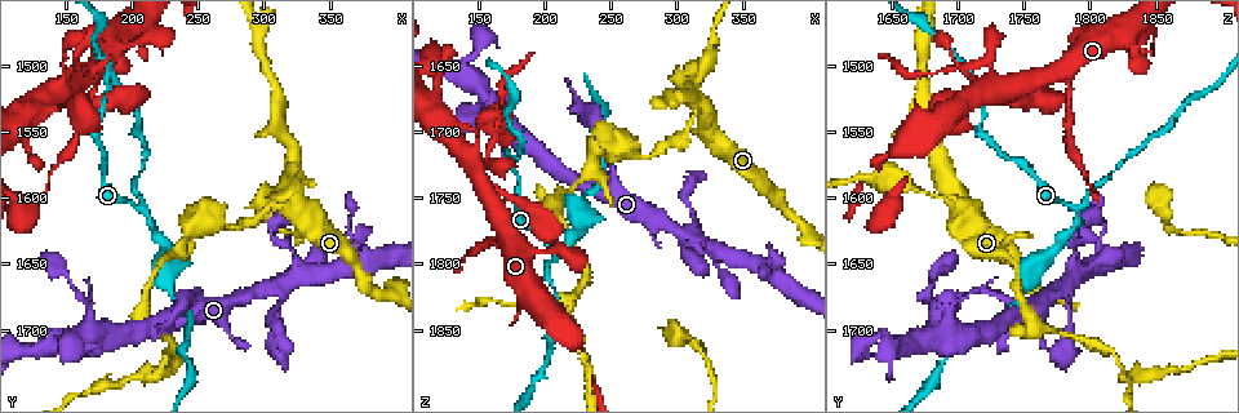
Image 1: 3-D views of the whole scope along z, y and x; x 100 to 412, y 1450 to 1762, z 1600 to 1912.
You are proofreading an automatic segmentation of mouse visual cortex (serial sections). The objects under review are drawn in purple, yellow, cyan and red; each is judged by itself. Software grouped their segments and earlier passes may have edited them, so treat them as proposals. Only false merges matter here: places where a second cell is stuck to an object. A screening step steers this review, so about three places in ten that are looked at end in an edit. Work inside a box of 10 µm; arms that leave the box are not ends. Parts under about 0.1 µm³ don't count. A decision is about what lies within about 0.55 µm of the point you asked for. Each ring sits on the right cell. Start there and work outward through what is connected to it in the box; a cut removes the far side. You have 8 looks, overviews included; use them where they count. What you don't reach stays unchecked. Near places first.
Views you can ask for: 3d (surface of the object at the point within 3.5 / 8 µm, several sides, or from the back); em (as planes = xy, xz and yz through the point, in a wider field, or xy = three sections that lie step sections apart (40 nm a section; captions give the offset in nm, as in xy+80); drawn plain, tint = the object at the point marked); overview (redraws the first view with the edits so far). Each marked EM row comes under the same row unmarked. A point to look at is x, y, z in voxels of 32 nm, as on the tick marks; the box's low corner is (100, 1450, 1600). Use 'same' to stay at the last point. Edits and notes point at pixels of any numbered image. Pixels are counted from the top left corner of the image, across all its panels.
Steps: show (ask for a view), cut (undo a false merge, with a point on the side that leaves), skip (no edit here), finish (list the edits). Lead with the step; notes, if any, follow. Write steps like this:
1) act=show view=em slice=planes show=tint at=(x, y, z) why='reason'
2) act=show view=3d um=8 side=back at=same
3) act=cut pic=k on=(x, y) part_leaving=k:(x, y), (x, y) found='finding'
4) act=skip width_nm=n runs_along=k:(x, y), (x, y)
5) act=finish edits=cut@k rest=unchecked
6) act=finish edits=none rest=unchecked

act=show view=3d um=3.5 at=(208, 1606, 1790) why='branch point'

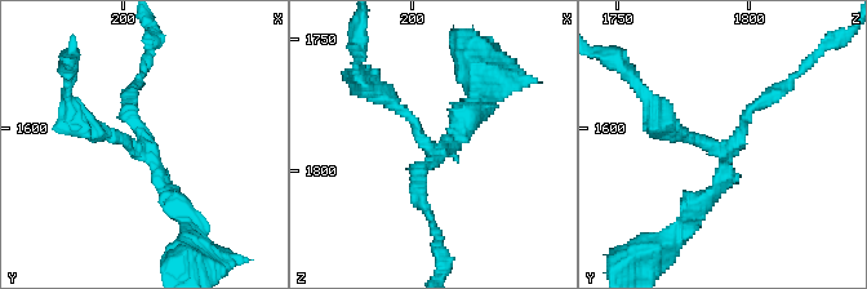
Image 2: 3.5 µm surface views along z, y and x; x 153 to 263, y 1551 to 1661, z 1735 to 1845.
act=show view=em slice=xy step=5 show=tint at=(207, 1608, 1793)

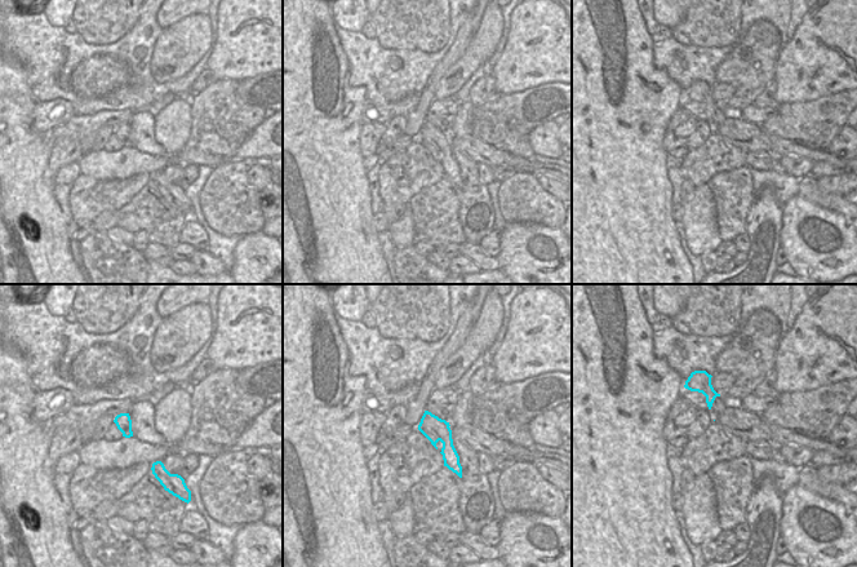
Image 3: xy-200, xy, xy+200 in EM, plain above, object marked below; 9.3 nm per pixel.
act=cut pic=2 on=(711, 195) part_leaving=2:(727, 154), (727, 174), (674, 238) found='a second cell is stuck on'

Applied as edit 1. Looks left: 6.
act=show view=overview

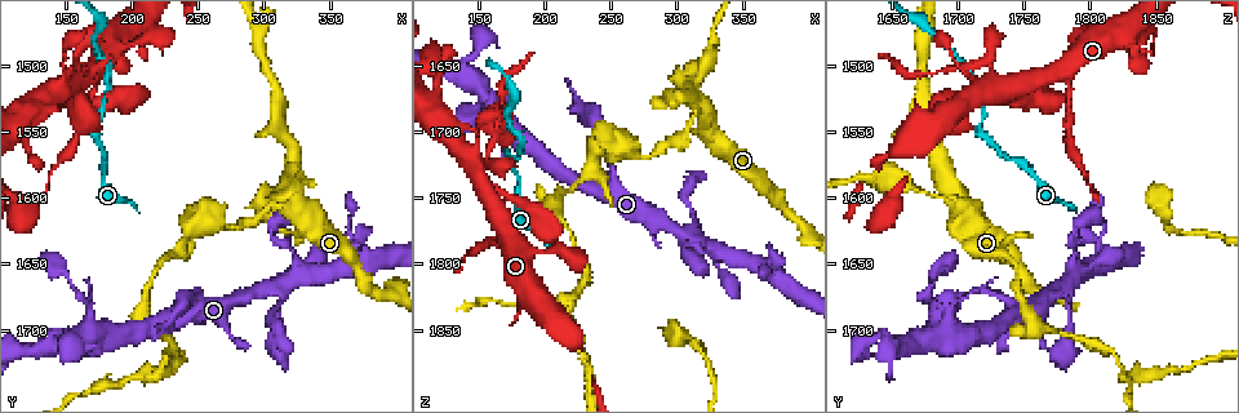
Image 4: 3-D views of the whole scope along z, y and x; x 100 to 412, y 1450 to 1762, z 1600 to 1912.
act=show view=3d um=8 at=(170, 1516, 1784) why='thick turns thin'

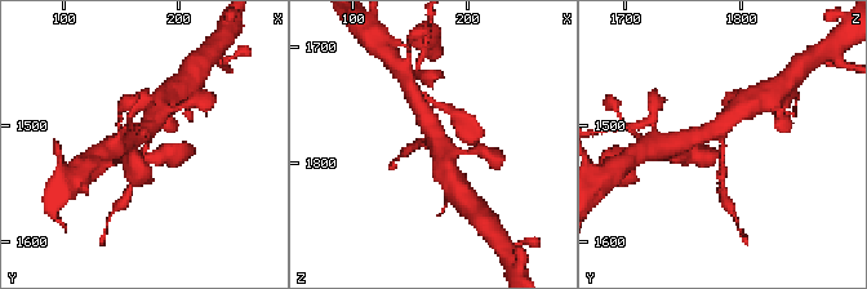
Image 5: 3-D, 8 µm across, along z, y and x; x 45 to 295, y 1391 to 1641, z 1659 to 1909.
act=show view=3d um=3.5 at=same why='zoom in'

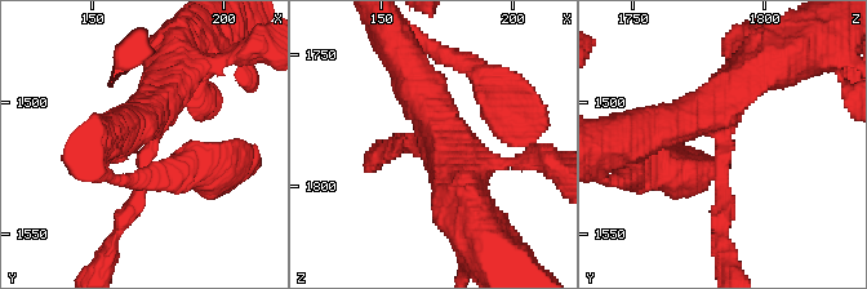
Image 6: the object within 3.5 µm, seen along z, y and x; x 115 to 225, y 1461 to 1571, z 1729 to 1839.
act=show view=em slice=xy step=2 show=tint at=(172, 1515, 1784)

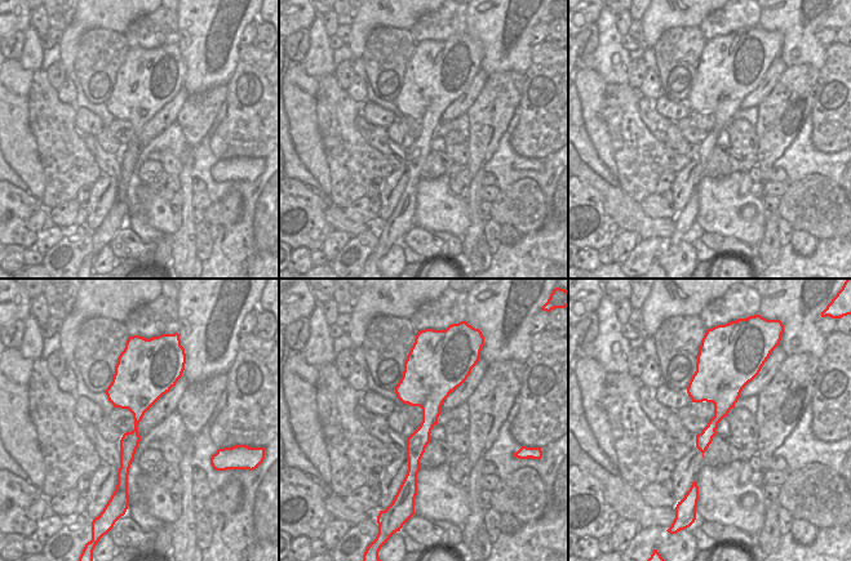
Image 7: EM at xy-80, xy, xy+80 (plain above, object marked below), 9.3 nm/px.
act=cut pic=6 on=(720, 187) part_leaving=6:(723, 146), (723, 261) found='two cells meet here'

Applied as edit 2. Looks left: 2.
act=finish edits=cut@2,cut@6 rest=unchecked

